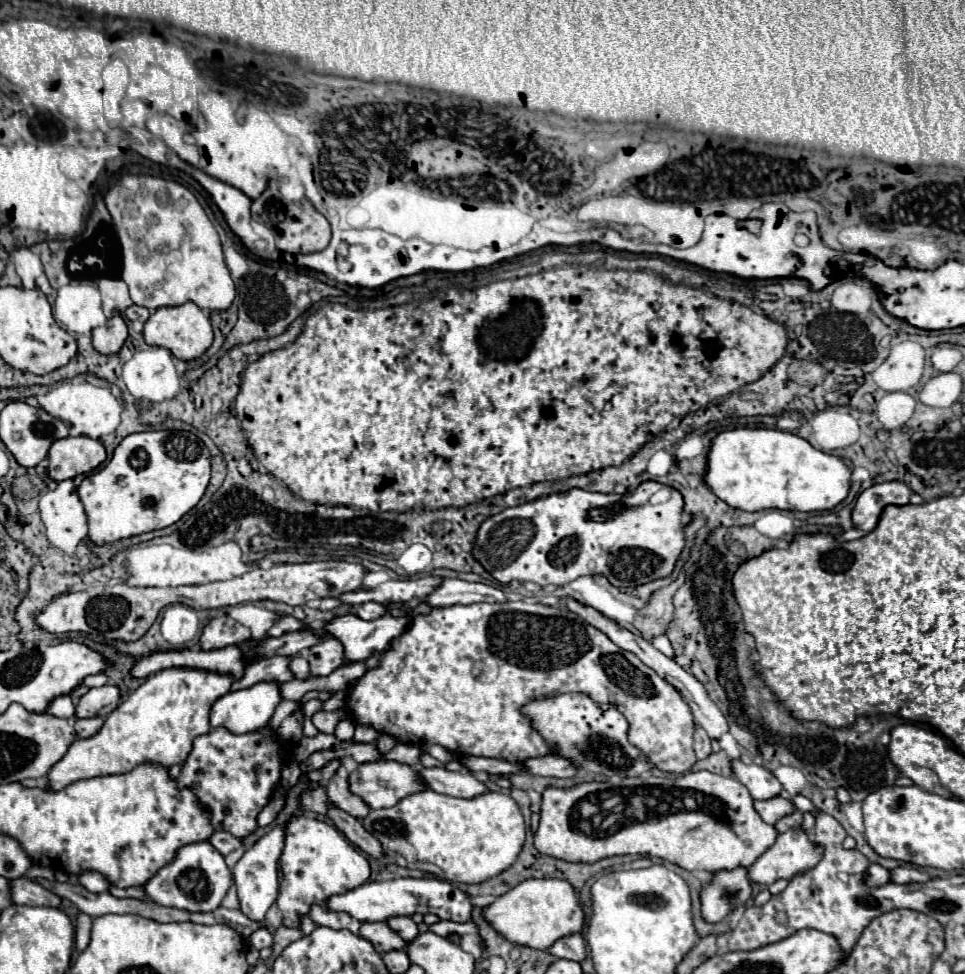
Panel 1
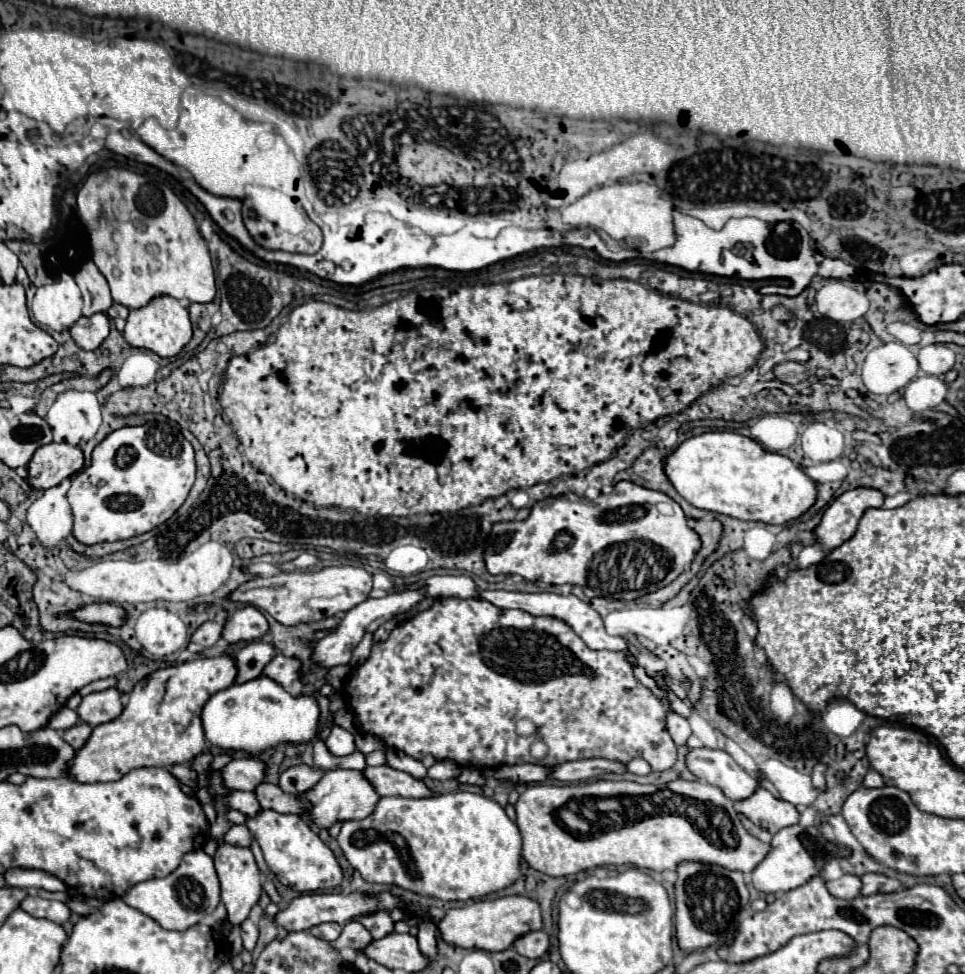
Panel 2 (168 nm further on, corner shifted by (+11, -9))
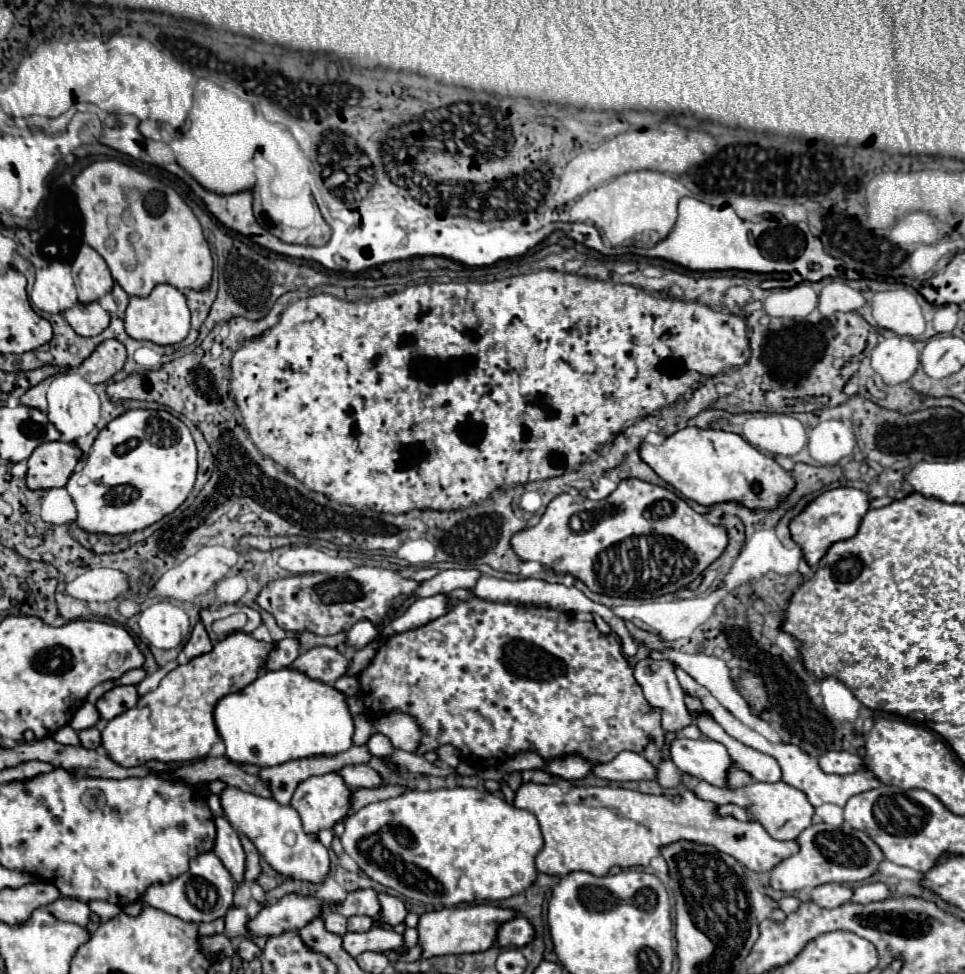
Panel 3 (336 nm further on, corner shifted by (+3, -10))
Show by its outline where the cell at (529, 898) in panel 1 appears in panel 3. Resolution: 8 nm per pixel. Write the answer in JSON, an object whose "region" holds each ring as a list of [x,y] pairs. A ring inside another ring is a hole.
{"region":[[[488,904],[462,906],[462,908],[442,908],[442,910],[420,914],[416,930],[418,930],[418,946],[422,948],[422,958],[484,952],[484,950],[494,946],[496,928],[514,916],[516,916],[514,910],[494,908]]]}

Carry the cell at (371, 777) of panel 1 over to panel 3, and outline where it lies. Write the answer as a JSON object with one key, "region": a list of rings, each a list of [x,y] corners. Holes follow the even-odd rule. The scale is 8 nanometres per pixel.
{"region":[[[338,774],[312,776],[294,790],[290,806],[300,814],[306,834],[332,828],[346,816],[350,806],[350,786]]]}

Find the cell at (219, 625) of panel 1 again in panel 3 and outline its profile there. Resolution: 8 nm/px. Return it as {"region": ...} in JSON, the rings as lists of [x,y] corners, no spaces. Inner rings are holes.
{"region":[[[198,622],[188,638],[188,642],[184,644],[182,652],[188,656],[188,658],[194,658],[194,656],[200,656],[200,654],[206,654],[212,650],[212,642],[204,630],[204,626]]]}

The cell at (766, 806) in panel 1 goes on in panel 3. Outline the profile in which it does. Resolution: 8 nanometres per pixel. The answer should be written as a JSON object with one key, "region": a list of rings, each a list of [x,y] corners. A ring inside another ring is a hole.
{"region":[[[700,780],[694,788],[692,794],[696,794],[696,798],[700,800],[708,800],[714,804],[738,804],[746,810],[750,810],[754,814],[754,818],[768,830],[768,834],[776,840],[796,840],[800,836],[802,830],[806,830],[812,824],[812,816],[814,816],[814,808],[808,802],[806,794],[796,790],[794,786],[788,786],[786,782],[774,782],[774,784],[764,784],[764,782],[754,782],[748,784],[740,790],[728,790],[728,788],[718,788],[712,786],[704,780]]]}

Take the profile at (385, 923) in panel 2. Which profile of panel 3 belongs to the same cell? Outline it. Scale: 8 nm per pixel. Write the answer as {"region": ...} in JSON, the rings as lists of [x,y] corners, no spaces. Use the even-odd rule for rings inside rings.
{"region":[[[372,888],[348,892],[346,898],[336,904],[336,912],[346,916],[346,918],[356,916],[356,914],[366,914],[374,920],[380,920],[378,910],[380,910],[380,904],[378,904],[378,898],[376,898],[376,890],[372,890]]]}

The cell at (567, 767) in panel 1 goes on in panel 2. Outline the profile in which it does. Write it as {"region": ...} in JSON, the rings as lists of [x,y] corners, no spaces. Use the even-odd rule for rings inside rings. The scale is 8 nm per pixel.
{"region":[[[580,759],[580,761],[568,761],[564,765],[550,767],[550,777],[562,783],[572,783],[572,781],[586,781],[610,771],[620,773],[622,763],[608,761],[608,759]]]}

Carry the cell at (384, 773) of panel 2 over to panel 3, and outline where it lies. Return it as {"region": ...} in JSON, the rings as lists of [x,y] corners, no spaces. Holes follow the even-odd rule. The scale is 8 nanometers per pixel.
{"region":[[[352,764],[352,766],[342,766],[340,770],[336,770],[336,774],[342,776],[342,780],[348,786],[364,786],[364,788],[376,788],[382,784],[382,778],[378,772],[374,772],[370,766],[366,764]]]}

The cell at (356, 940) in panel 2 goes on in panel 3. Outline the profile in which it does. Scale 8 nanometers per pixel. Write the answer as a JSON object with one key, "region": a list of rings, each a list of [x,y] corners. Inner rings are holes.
{"region":[[[350,916],[348,918],[350,932],[366,932],[370,928],[372,928],[372,918],[368,918],[368,916]]]}

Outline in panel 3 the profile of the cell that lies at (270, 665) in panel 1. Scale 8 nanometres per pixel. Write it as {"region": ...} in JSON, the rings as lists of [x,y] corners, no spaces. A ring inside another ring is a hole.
{"region":[[[316,646],[296,658],[292,668],[306,672],[310,678],[334,684],[338,678],[346,674],[350,660],[344,658],[338,650],[328,646]]]}

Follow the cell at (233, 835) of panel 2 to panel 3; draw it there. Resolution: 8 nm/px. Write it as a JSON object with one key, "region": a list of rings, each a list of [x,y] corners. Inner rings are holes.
{"region":[[[244,834],[240,836],[240,840],[242,840],[244,854],[246,854],[246,872],[244,872],[244,880],[252,882],[252,880],[256,880],[256,878],[260,876],[260,872],[262,872],[262,868],[260,868],[260,854],[258,854],[258,850],[254,848],[254,844],[252,844]]]}

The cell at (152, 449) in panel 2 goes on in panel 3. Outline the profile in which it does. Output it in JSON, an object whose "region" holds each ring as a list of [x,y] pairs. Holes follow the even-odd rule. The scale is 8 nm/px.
{"region":[[[128,410],[108,422],[96,436],[86,466],[74,472],[66,484],[78,518],[76,524],[86,532],[130,534],[142,530],[162,516],[174,512],[192,492],[196,480],[196,446],[186,424],[166,410]]]}

